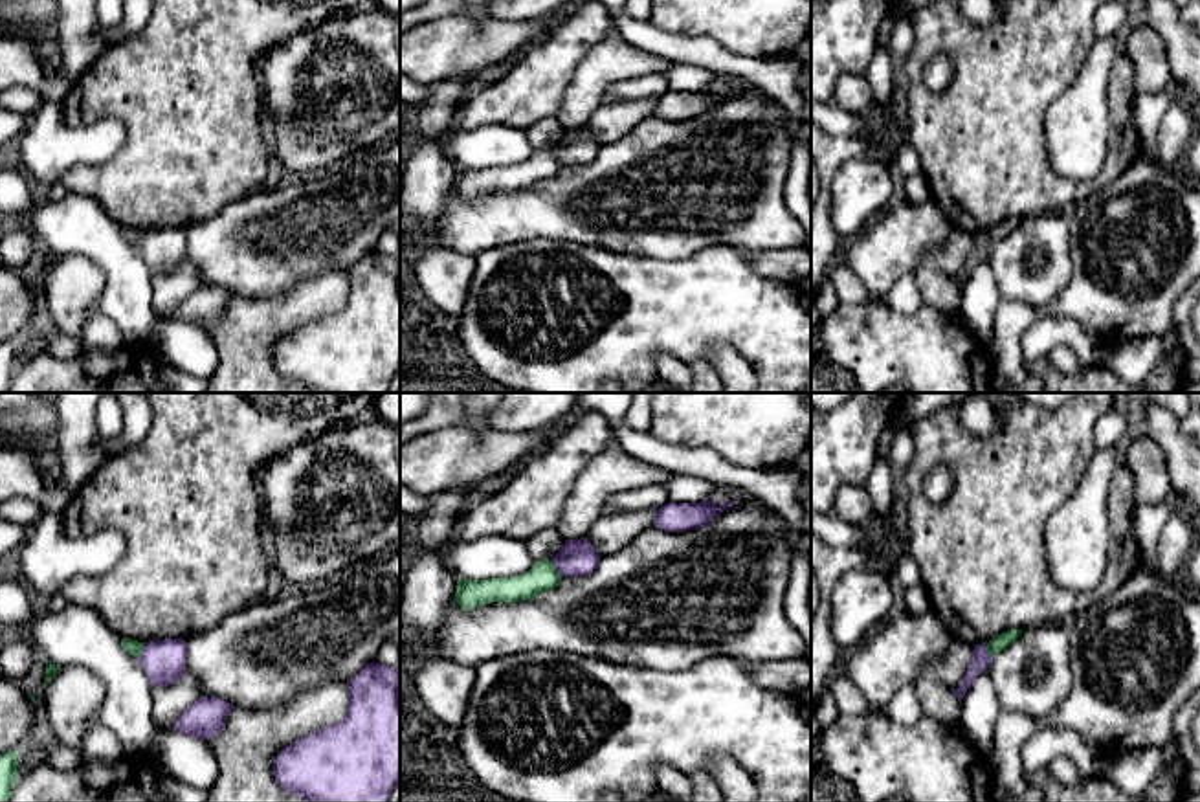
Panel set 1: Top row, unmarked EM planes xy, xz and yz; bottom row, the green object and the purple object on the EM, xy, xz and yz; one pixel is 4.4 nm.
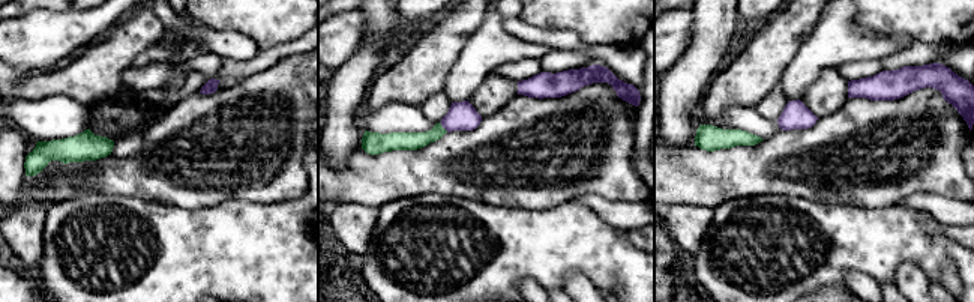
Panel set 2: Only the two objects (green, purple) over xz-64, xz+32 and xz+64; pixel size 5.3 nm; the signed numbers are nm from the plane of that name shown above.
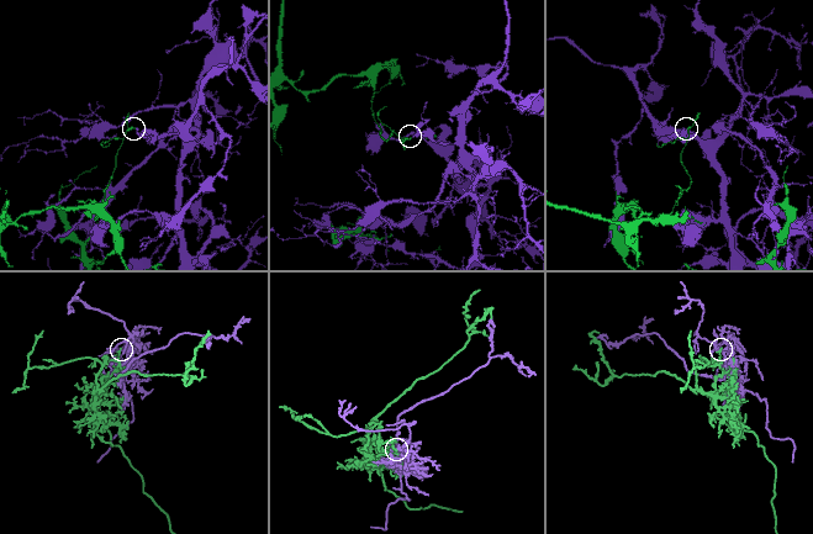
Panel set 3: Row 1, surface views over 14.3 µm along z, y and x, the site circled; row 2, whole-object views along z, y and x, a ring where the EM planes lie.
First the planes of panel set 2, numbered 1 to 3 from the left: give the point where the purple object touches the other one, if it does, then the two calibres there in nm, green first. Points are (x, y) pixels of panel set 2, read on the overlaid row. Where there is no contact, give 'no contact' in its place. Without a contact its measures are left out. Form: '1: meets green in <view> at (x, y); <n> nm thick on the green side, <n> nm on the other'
1: no contact
2: meets green in xz+32 at (441, 126); 100 nm thick on the green side, 160 nm on the other
3: no contact

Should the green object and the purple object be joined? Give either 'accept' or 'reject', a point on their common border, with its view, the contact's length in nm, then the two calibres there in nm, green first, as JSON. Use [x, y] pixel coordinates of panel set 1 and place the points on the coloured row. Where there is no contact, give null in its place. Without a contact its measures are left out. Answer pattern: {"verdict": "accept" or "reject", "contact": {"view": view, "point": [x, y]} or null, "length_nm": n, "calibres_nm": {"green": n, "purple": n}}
{"verdict": "reject", "contact": {"view": "xz", "point": [555, 569]}, "length_nm": 90, "calibres_nm": {"green": 120, "purple": 160}}

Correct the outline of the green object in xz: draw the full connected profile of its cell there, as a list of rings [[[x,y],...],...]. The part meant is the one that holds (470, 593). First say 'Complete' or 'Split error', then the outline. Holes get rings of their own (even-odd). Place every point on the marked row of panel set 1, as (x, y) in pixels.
Complete. [[[539,560],[534,567],[523,574],[510,578],[488,578],[488,580],[459,580],[455,591],[455,602],[472,611],[490,602],[519,602],[530,600],[539,593],[545,593],[558,585],[560,573],[554,569],[552,560]]]

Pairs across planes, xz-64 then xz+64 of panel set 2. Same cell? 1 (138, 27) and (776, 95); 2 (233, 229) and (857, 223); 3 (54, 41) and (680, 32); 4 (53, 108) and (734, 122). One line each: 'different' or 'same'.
1: different
2: same
3: same
4: same

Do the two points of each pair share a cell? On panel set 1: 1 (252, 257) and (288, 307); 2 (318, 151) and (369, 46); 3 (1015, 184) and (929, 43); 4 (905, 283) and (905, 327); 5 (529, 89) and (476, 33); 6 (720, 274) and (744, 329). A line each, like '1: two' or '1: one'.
1: two
2: one
3: one
4: two
5: two
6: one

